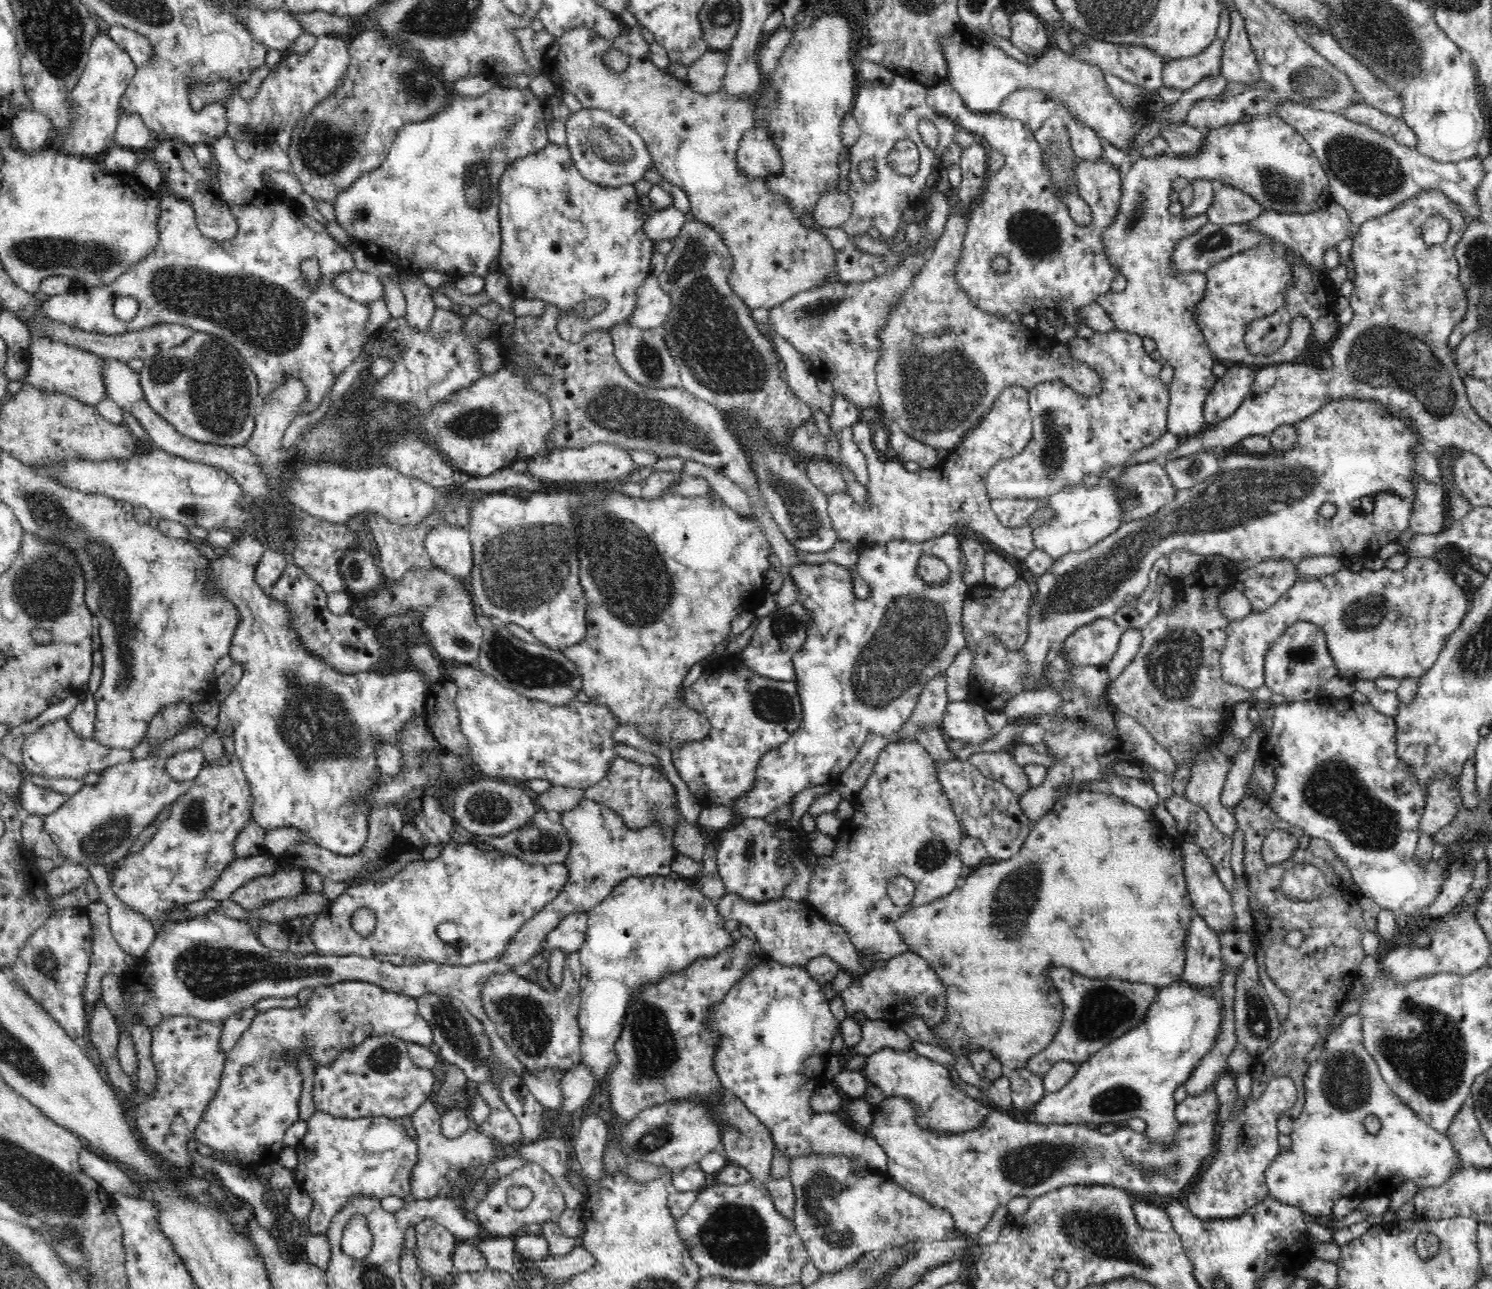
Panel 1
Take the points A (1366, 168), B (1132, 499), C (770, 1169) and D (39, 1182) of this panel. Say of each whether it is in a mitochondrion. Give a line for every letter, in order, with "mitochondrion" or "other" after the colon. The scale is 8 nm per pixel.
A: mitochondrion
B: mitochondrion
C: other
D: mitochondrion

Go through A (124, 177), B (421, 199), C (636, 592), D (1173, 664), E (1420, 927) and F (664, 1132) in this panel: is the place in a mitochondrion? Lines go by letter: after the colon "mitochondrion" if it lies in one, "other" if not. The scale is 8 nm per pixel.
A: other
B: other
C: mitochondrion
D: mitochondrion
E: other
F: mitochondrion

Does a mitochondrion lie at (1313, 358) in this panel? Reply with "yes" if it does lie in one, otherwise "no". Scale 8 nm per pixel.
no

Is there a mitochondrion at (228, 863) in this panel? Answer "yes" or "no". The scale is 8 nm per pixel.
no

